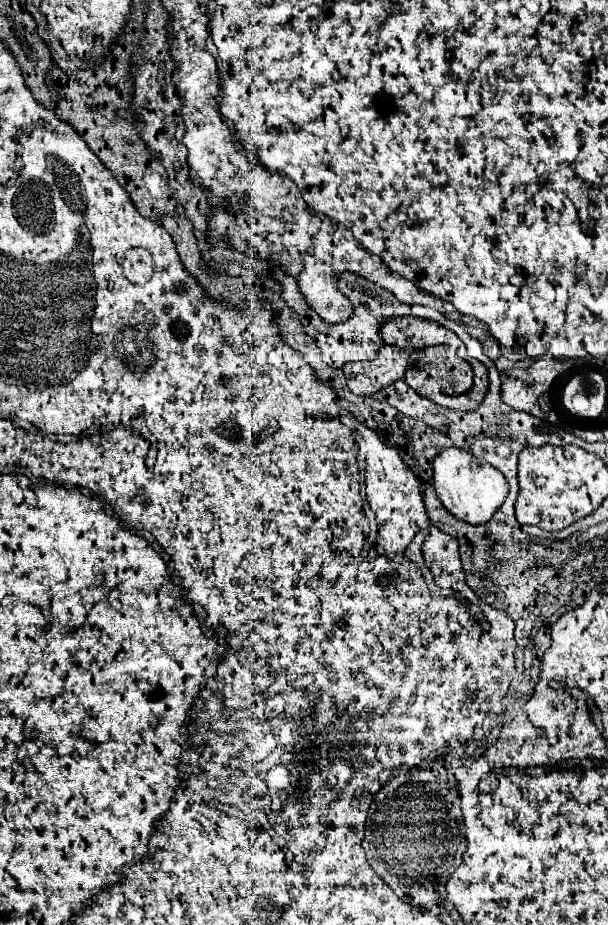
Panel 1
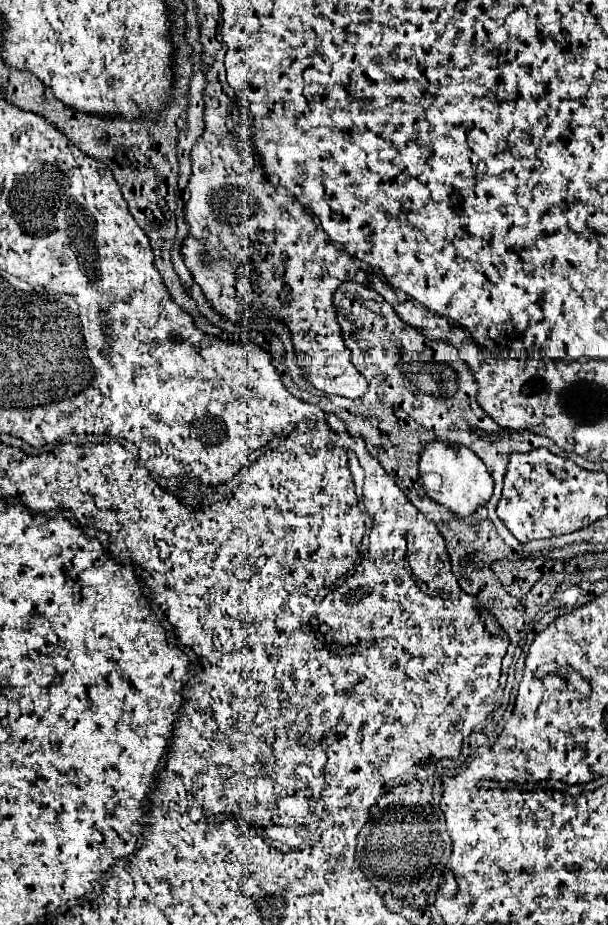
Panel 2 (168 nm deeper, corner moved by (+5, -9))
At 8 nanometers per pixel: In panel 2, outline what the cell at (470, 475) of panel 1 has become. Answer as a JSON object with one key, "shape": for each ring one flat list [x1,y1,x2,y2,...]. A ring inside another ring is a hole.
{"shape":[[432,442,424,448,420,456,420,476,424,474,438,474,442,478,442,486,438,492,424,486,424,492,436,500,438,504,446,506,456,518,468,518,472,516,480,506,484,506,492,498,494,480,484,466,484,462,466,446,460,444,444,444,444,442]]}

